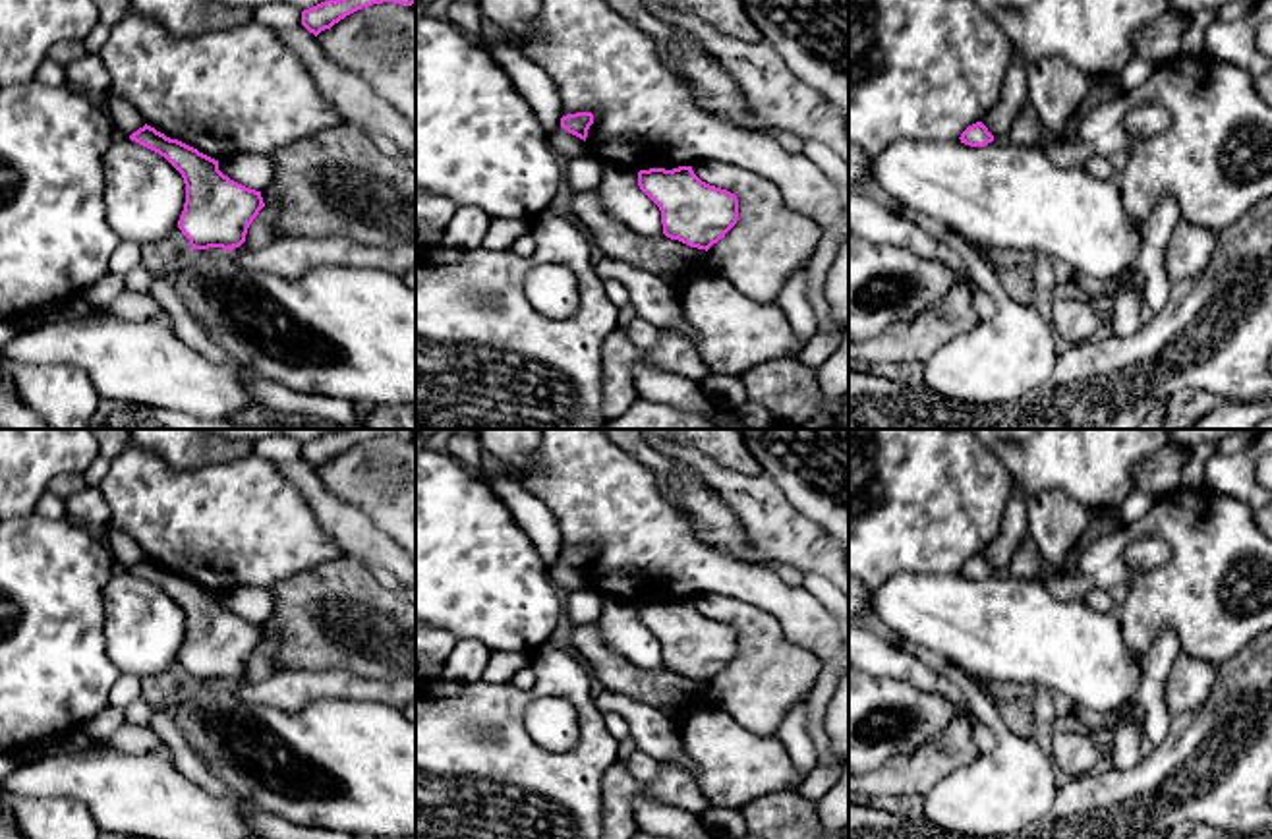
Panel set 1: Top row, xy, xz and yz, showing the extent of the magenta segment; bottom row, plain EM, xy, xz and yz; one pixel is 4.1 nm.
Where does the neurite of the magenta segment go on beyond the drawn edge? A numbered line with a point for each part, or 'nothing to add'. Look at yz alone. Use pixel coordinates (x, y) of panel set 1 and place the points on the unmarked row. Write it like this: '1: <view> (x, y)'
nothing to add

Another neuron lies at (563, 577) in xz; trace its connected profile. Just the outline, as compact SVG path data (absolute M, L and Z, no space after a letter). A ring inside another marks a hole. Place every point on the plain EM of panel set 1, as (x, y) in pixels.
M557 561L549 570L549 578L557 590L564 590L566 593L582 590L586 584L586 574L568 566L564 561Z

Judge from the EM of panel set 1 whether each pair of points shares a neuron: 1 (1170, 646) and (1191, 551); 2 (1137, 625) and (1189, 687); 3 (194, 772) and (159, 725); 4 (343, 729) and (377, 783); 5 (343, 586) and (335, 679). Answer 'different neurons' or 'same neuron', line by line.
1: different neurons
2: different neurons
3: same neuron
4: same neuron
5: different neurons

